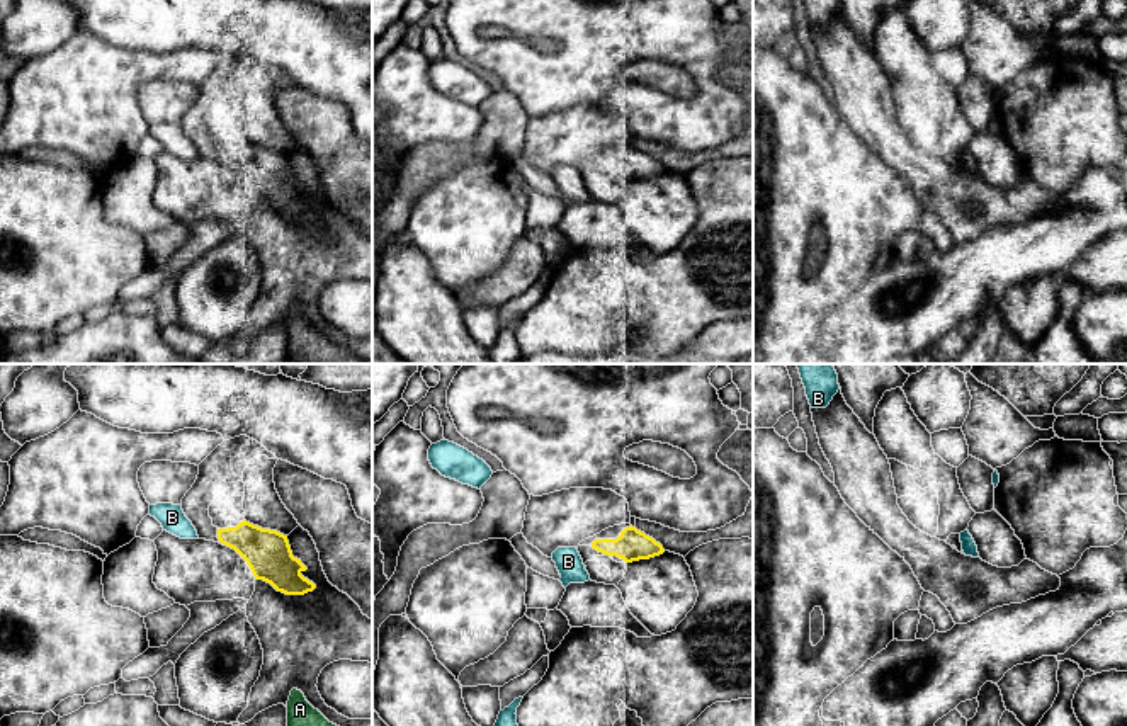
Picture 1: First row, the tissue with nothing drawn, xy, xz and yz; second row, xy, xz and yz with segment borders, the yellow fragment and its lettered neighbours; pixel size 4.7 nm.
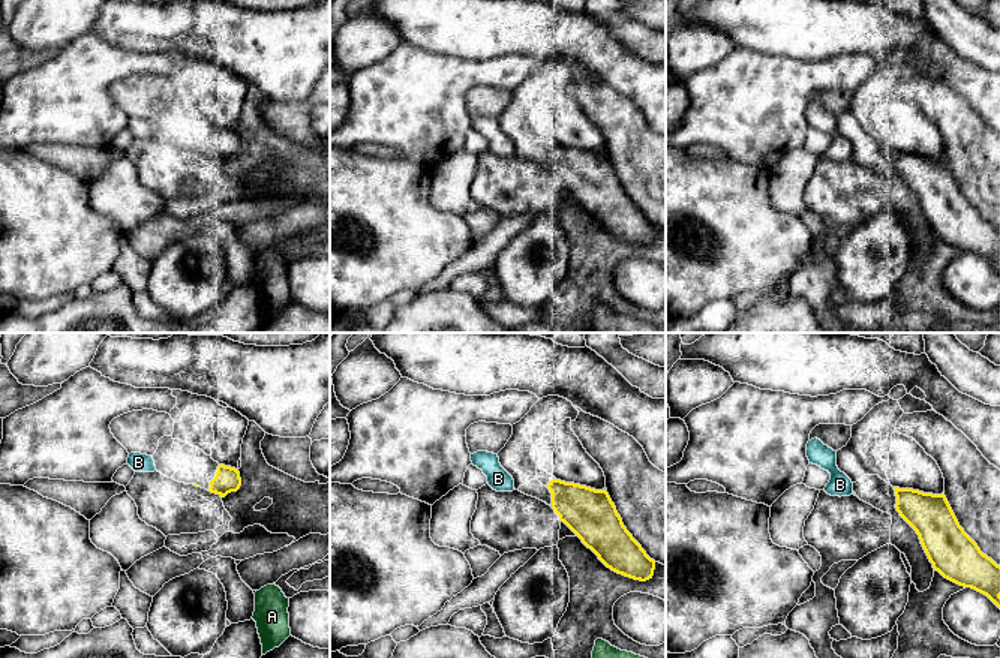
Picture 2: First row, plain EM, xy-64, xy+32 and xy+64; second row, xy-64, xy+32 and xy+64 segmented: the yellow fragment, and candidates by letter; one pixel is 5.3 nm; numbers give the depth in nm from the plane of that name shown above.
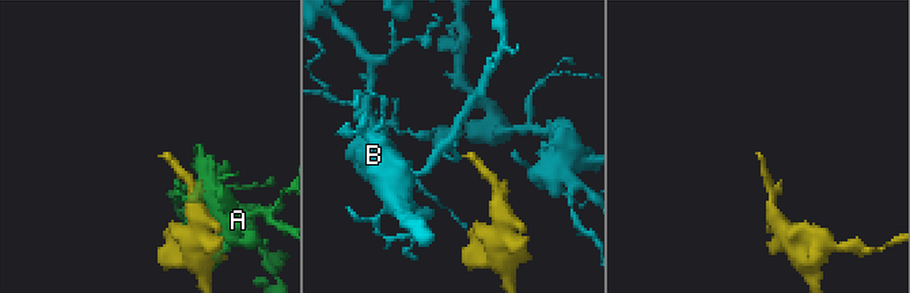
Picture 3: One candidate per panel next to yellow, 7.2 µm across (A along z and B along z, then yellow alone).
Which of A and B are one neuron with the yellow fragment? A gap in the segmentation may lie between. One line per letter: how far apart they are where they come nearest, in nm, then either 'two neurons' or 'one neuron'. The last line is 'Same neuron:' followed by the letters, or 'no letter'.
A: gap 440 nm; two neurons
B: gap 70 nm; two neurons
Same neuron: no letter

